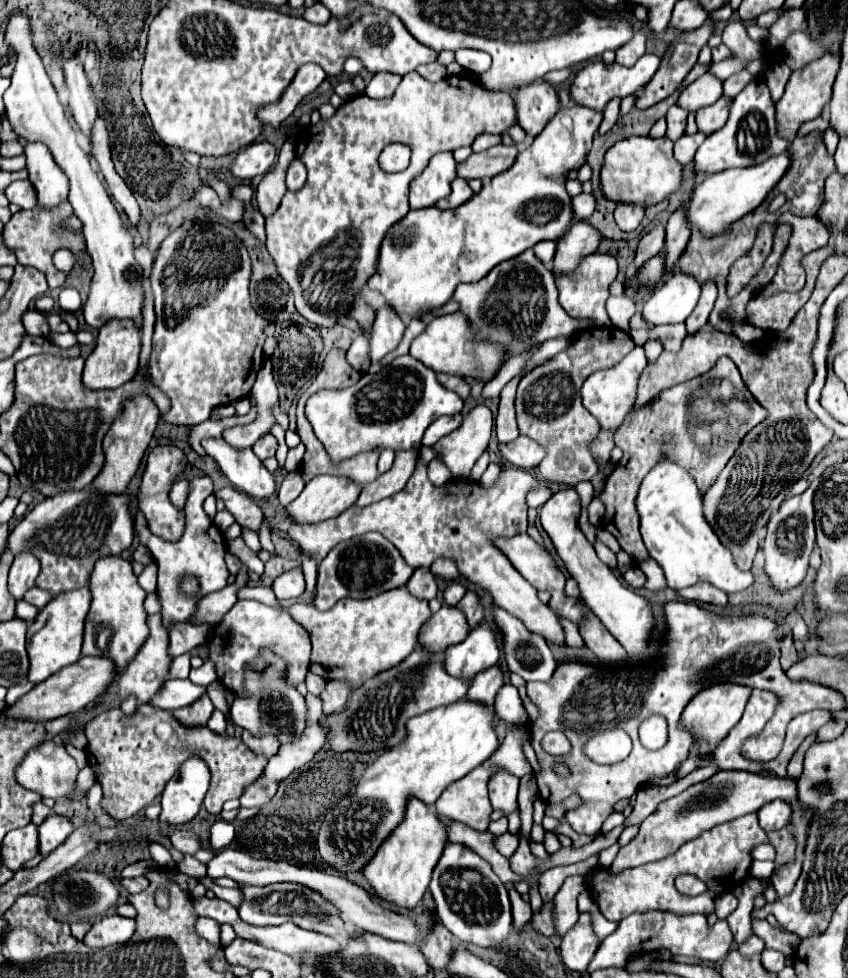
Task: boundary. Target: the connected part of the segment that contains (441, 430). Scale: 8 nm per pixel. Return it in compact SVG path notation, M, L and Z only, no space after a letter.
M462 414L456 416L440 416L440 420L434 420L428 428L428 432L424 432L424 440L422 446L432 446L436 440L440 440L442 436L450 434L452 430L456 430L462 424Z

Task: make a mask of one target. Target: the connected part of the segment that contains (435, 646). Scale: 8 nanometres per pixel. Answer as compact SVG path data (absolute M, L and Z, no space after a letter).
M442 606L422 626L418 642L428 650L444 650L450 644L458 644L468 636L470 628L466 616L456 606Z

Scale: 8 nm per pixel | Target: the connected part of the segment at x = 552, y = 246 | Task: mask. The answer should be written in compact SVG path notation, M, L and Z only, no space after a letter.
M542 242L542 244L536 244L536 248L534 248L538 260L546 266L550 266L550 262L554 258L554 250L556 250L556 242Z

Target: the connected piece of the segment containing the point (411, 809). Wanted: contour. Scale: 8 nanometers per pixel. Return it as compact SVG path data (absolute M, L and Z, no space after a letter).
M410 798L406 804L404 820L390 832L390 836L384 840L384 844L380 844L372 860L364 866L364 876L370 880L380 898L394 902L400 908L412 910L422 900L430 884L430 874L440 860L446 842L448 832L440 816L432 814L432 810L422 804L422 800Z

